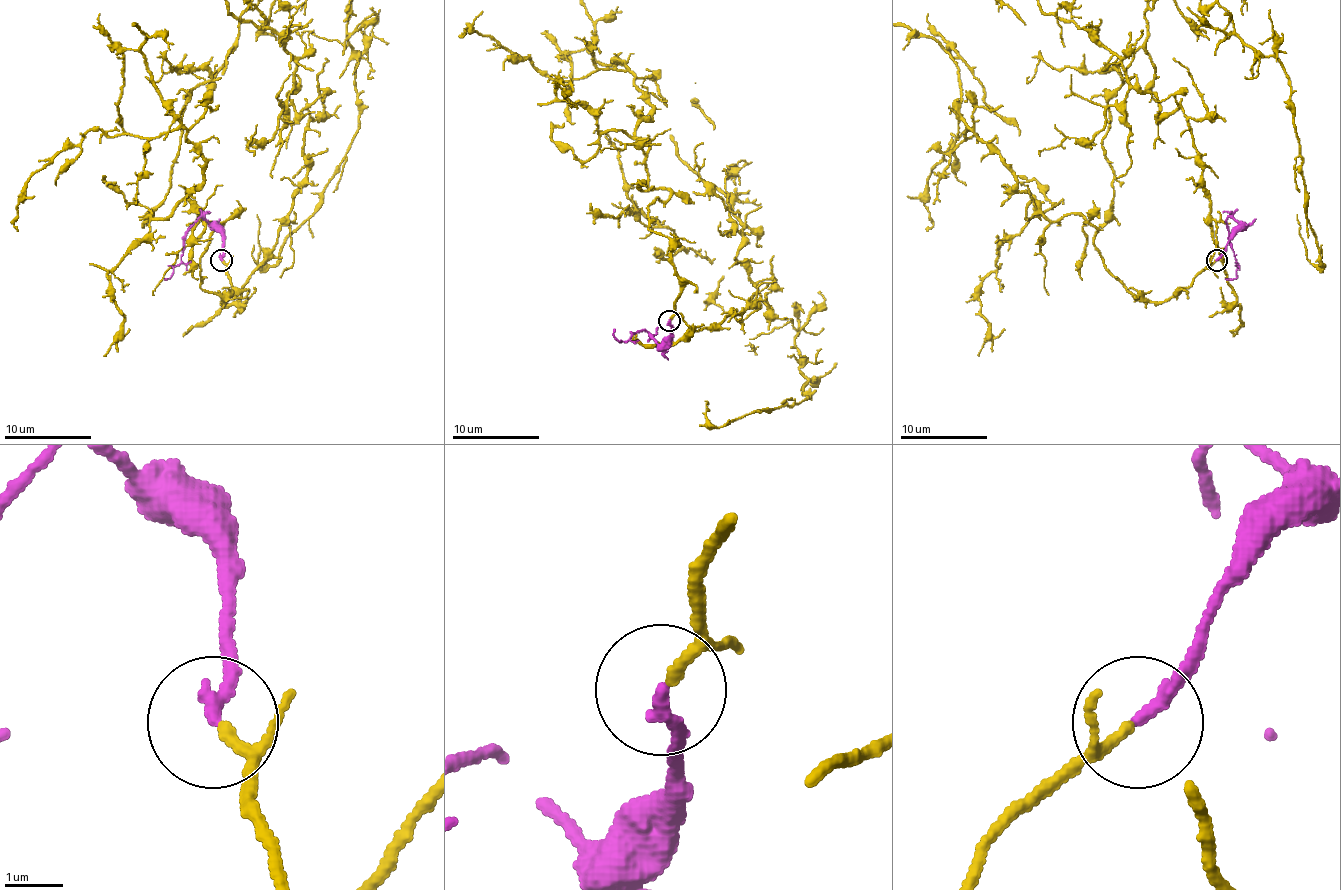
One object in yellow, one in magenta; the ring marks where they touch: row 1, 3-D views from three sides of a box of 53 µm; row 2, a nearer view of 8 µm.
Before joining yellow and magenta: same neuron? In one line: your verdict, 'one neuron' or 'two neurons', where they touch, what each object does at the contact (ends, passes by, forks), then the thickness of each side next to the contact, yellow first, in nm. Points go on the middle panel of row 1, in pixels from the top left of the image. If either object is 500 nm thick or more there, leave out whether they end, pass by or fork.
one neuron | (669, 320) | yellow passes by | magenta ends | 130/240 nm

